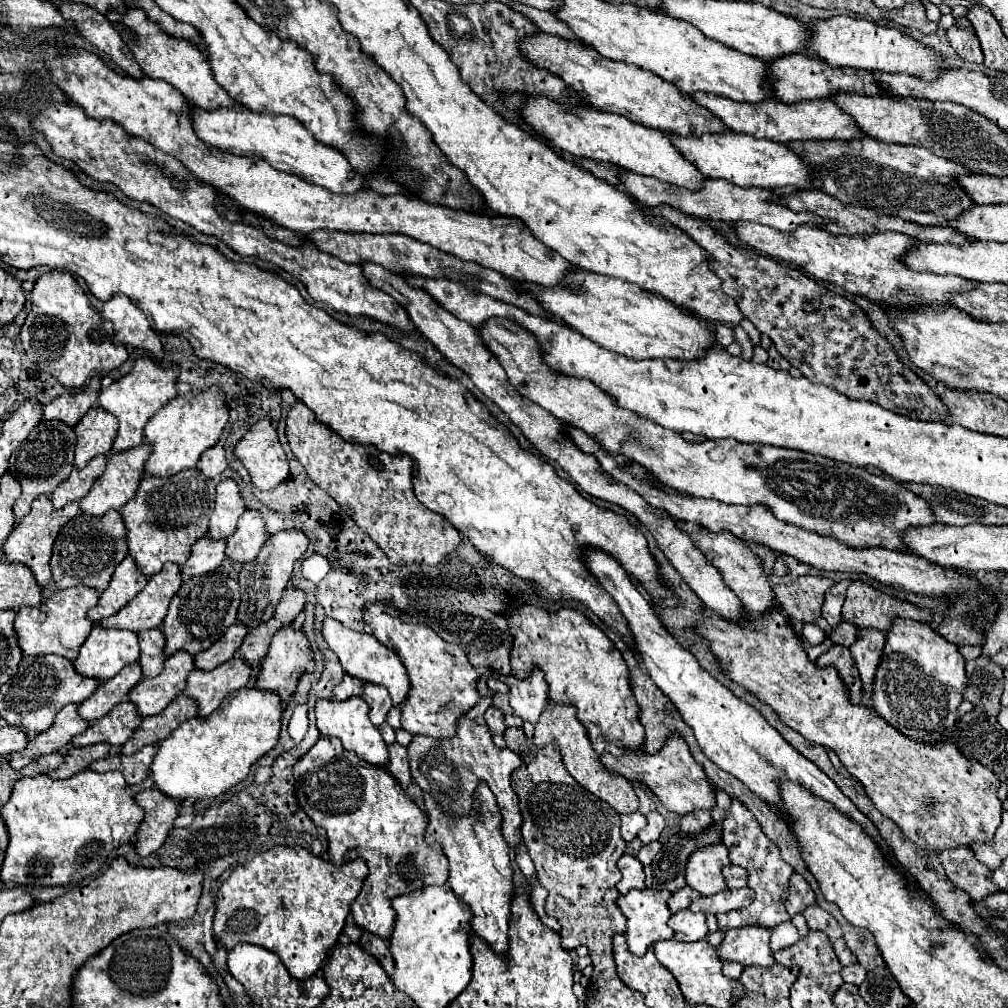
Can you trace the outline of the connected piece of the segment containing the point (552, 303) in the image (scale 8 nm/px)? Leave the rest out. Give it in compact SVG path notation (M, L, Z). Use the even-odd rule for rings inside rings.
M573 269L567 273L567 279L555 287L537 287L533 283L523 283L523 287L535 293L541 305L557 319L569 323L597 345L629 359L695 361L705 357L707 349L715 345L711 323L661 295L647 293L645 289L639 289L639 285L631 285L623 279Z

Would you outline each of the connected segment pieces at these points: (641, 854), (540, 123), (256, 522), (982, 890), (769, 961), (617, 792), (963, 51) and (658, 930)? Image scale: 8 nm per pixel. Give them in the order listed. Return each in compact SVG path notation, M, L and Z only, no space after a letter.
M655 841L655 843L647 843L647 845L641 845L641 849L637 851L637 859L643 863L643 865L649 865L651 859L655 857L655 853L661 849L661 843Z
M535 97L535 101L531 101L527 107L527 121L531 121L531 127L541 137L547 137L547 141L551 141L553 147L563 153L607 161L627 171L657 177L659 181L685 189L701 189L703 181L707 179L687 157L683 157L667 133L659 133L657 129L627 121L621 115L611 115L597 109L571 109L565 105L555 105L555 101L547 101L545 97Z
M245 511L239 517L239 525L237 531L227 539L227 547L225 547L225 555L229 561L233 563L251 563L255 561L259 549L263 547L263 543L267 541L267 531L265 531L265 523L259 515L259 511Z
M957 847L957 849L943 851L939 855L939 859L941 859L941 865L943 865L947 877L959 889L967 891L971 895L971 899L979 901L979 899L999 891L999 887L991 881L991 869L975 857L971 847Z
M747 925L741 929L731 929L725 933L723 943L717 947L721 961L739 961L741 965L763 965L771 967L775 963L773 951L769 947L773 929L763 925Z
M547 701L539 721L535 723L535 735L533 735L533 743L543 747L547 745L551 739L555 739L559 743L561 755L563 755L563 763L567 767L567 771L577 779L579 785L587 787L593 795L597 795L599 799L607 801L617 813L635 813L639 807L637 795L633 791L633 783L617 773L611 773L605 769L605 765L601 765L597 753L591 747L591 741L583 729L583 725L579 725L577 721L577 709L575 705L551 705Z
M967 17L955 19L955 25L949 27L949 31L947 31L947 39L949 39L951 47L959 53L961 59L973 61L973 63L983 63L983 51L981 51L979 39Z
M645 887L645 889L633 889L631 893L621 895L617 899L617 905L621 907L623 915L627 917L627 933L625 935L627 935L627 945L629 945L633 955L643 957L645 951L651 945L655 945L655 943L659 943L663 939L671 939L673 937L673 931L667 925L667 921L671 917L671 911L667 907L667 899L669 897L671 897L669 891L657 891L657 889Z

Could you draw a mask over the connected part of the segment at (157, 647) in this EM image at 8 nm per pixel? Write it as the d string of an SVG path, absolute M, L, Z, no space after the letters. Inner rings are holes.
M159 629L151 631L141 631L139 633L139 647L141 647L141 657L139 665L143 671L143 677L155 677L163 669L163 633Z

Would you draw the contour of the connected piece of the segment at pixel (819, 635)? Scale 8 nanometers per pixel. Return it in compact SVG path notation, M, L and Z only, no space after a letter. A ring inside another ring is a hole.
M803 623L801 633L811 646L820 644L826 638L825 632L817 625L811 623Z

